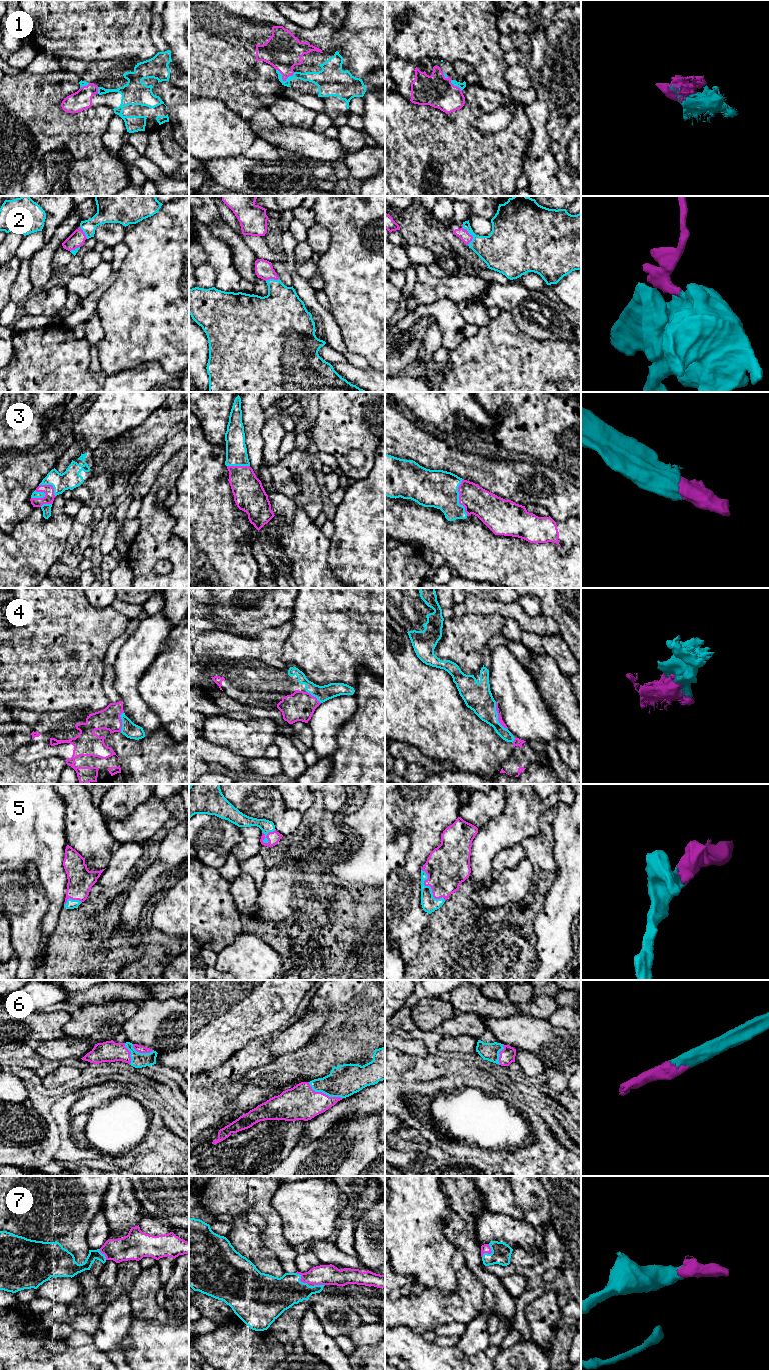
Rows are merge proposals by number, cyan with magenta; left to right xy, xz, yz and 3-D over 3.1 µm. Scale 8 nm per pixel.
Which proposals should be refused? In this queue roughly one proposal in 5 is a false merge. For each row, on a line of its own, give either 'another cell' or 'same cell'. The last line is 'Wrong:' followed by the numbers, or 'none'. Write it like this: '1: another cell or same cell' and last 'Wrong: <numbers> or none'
1: same cell
2: same cell
3: same cell
4: same cell
5: same cell
6: same cell
7: same cell
Wrong: none

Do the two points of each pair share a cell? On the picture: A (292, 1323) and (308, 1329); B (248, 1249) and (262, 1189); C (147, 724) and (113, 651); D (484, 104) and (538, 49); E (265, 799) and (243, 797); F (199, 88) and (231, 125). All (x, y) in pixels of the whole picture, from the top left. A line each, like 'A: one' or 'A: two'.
A: two
B: two
C: two
D: two
E: one
F: two

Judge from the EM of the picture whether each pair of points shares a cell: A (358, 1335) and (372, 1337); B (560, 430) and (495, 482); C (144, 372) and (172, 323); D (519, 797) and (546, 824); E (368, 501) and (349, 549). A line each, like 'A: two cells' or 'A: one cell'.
A: one cell
B: two cells
C: two cells
D: two cells
E: one cell

